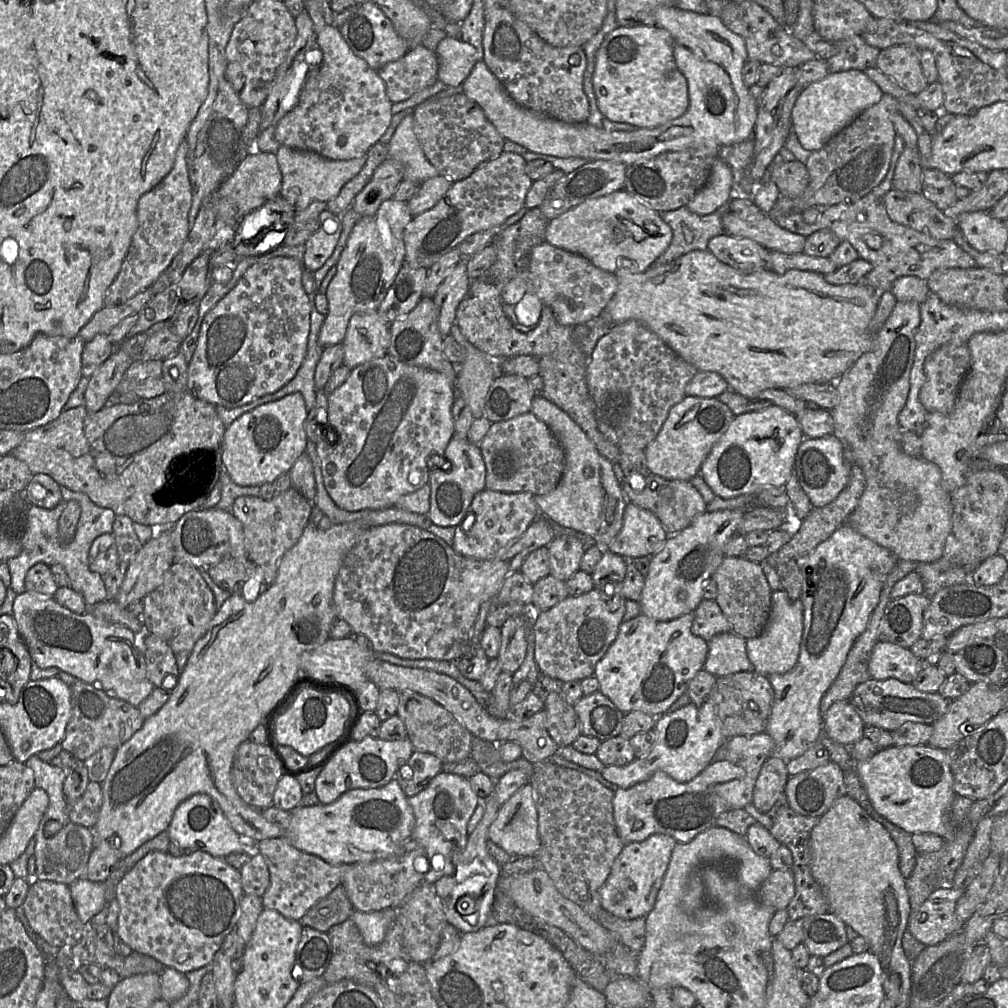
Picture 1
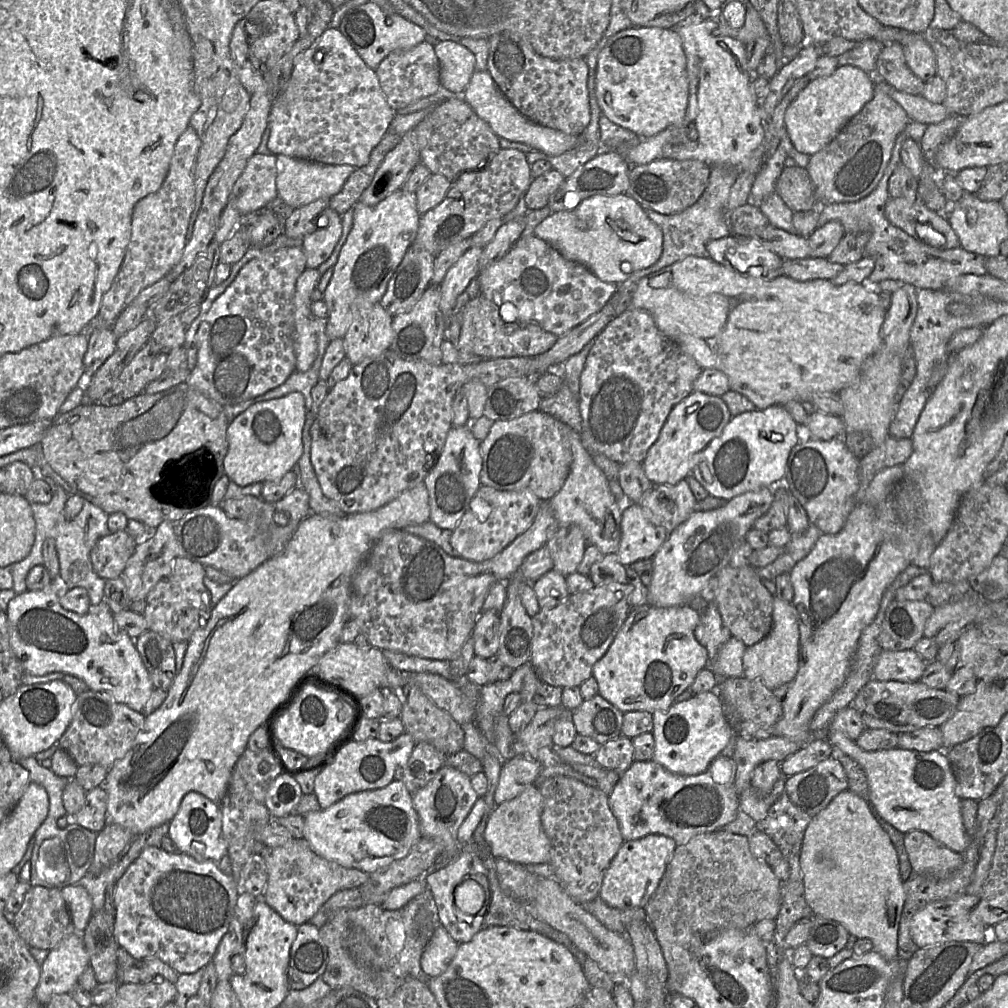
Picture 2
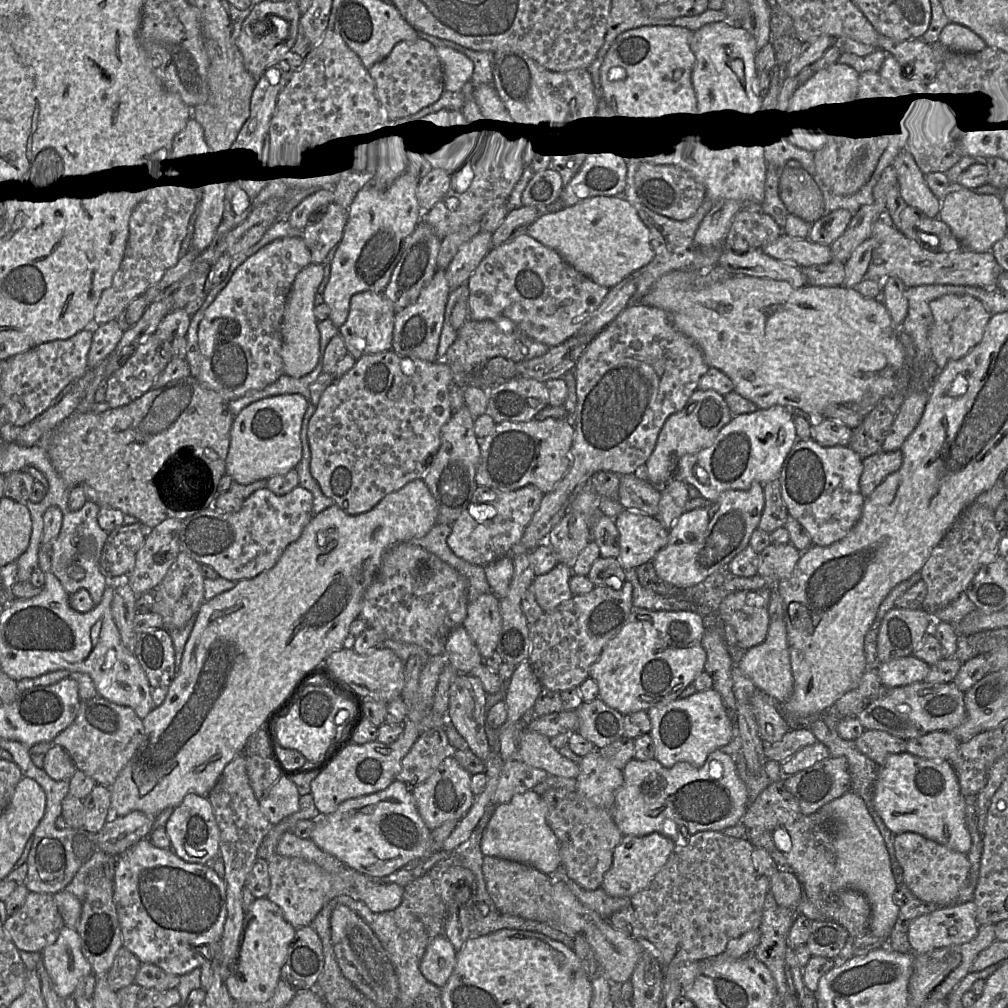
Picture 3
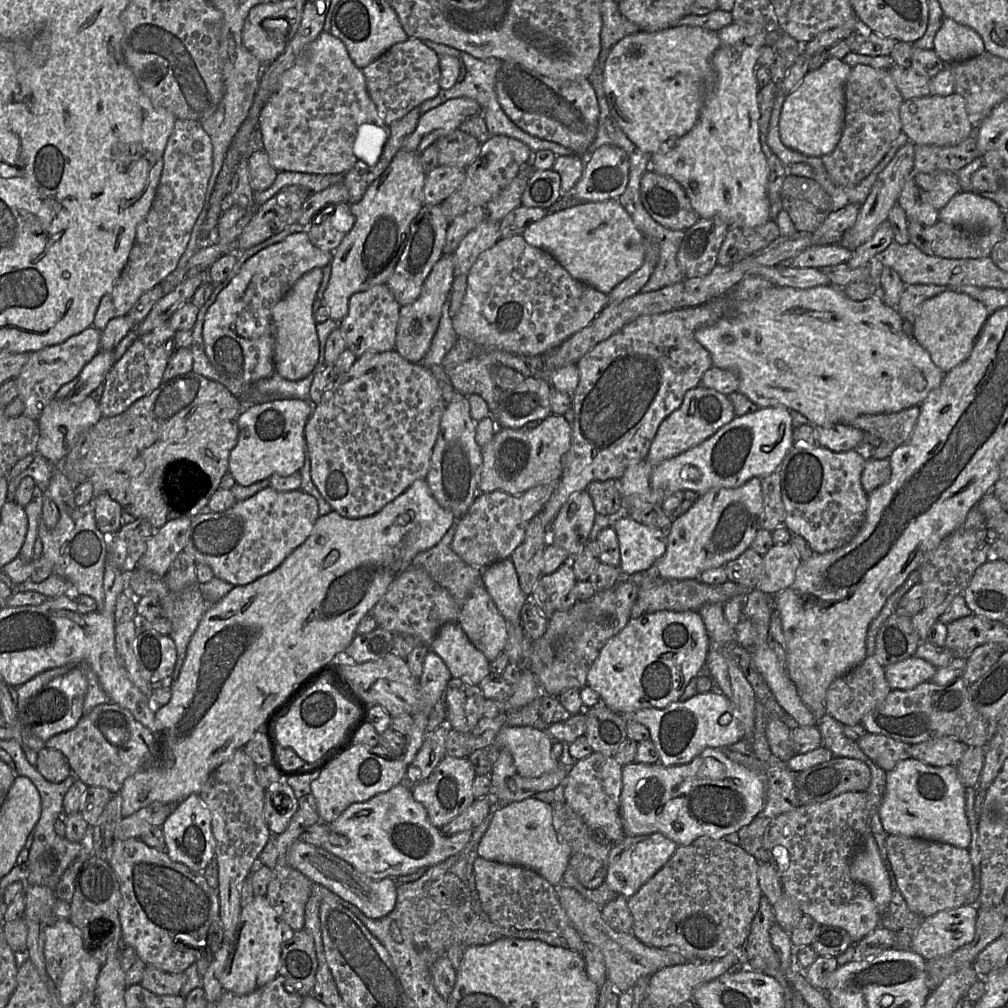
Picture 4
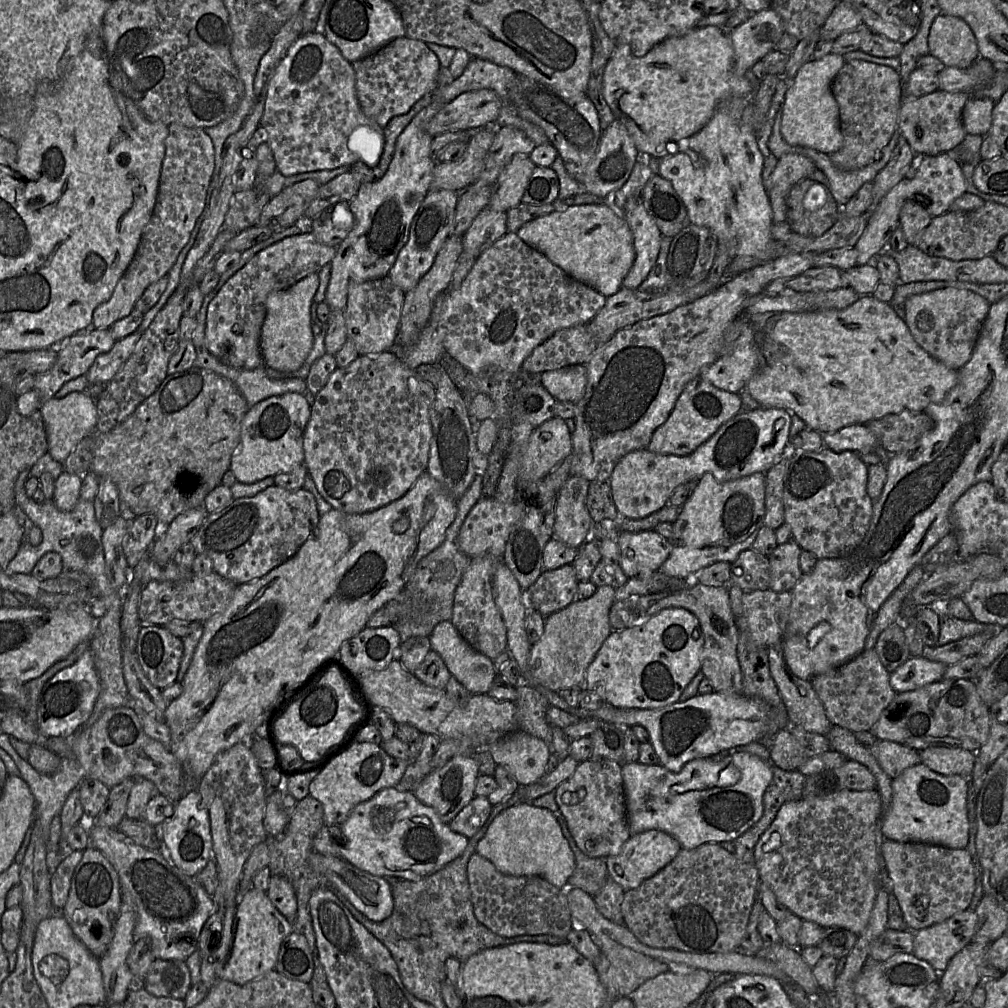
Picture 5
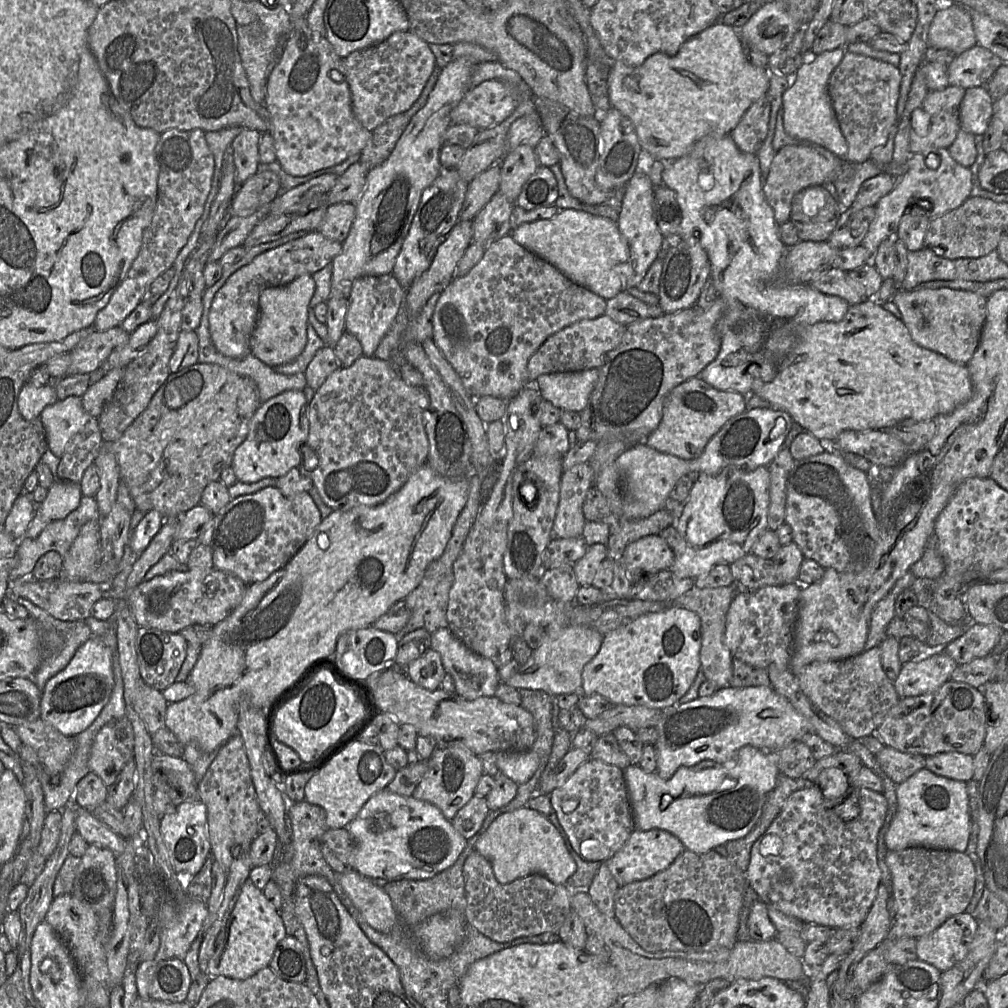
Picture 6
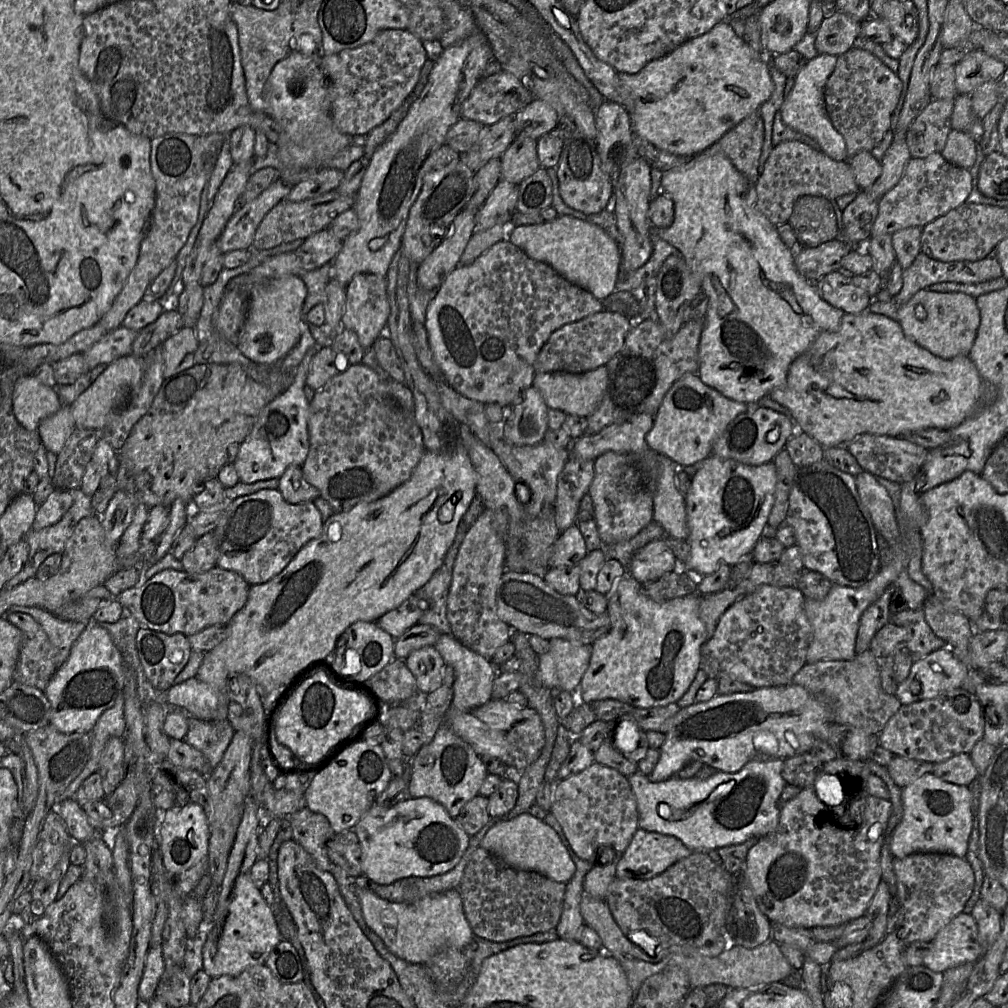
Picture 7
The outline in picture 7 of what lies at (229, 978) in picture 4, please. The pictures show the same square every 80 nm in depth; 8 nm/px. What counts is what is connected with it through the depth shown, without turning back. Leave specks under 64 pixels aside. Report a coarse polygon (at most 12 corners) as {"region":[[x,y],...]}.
{"region":[[249,871],[203,946],[211,978],[265,964],[282,937]]}

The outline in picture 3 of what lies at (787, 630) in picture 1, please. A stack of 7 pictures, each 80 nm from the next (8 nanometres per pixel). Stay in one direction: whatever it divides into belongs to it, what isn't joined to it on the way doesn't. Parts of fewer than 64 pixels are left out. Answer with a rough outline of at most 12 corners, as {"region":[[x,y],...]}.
{"region":[[770,620],[765,640],[737,669],[776,702],[793,693],[786,624]]}

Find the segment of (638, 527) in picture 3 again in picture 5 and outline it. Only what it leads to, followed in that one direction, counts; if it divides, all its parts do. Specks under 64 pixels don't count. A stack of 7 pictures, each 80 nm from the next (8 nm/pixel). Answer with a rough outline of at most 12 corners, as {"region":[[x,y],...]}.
{"region":[[655,530],[619,531],[628,578],[658,571],[671,551]]}

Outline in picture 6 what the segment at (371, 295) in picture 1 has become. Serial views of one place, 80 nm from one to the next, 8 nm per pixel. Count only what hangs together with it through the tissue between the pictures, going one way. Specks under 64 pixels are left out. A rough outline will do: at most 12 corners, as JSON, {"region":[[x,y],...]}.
{"region":[[475,65],[443,67],[388,159],[368,170],[331,263],[331,296],[392,274],[443,171],[451,111]]}

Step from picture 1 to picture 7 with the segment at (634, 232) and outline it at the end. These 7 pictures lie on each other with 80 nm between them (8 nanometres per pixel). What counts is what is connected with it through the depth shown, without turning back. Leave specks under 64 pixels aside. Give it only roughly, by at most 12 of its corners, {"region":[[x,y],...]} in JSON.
{"region":[[562,215],[508,227],[529,258],[604,300],[621,250],[595,224]]}

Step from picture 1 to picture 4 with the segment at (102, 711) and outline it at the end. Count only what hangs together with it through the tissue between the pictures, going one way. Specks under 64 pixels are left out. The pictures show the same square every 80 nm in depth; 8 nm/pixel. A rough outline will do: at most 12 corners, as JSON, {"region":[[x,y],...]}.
{"region":[[97,705],[45,746],[116,794],[155,754],[128,709]]}

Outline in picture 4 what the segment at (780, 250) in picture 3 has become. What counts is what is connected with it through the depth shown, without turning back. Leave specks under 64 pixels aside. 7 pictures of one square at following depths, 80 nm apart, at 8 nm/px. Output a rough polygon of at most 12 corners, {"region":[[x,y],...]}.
{"region":[[839,244],[812,246],[792,267],[846,263],[852,251]]}

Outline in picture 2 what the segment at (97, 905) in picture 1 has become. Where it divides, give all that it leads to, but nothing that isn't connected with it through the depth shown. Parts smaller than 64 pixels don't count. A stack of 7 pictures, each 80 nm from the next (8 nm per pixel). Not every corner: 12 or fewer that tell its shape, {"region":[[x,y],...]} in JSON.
{"region":[[79,884],[60,890],[76,932],[93,913],[90,894]]}

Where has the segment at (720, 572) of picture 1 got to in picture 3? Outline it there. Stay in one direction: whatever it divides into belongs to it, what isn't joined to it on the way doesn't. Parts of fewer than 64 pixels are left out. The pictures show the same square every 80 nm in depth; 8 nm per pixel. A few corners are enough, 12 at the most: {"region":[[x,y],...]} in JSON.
{"region":[[747,592],[729,594],[718,608],[745,650],[761,644],[768,606],[748,605]]}

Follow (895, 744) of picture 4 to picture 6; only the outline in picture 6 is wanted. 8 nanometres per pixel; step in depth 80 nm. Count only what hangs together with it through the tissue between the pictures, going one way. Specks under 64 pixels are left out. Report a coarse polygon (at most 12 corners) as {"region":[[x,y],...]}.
{"region":[[884,746],[875,757],[896,785],[926,767],[924,756]]}

